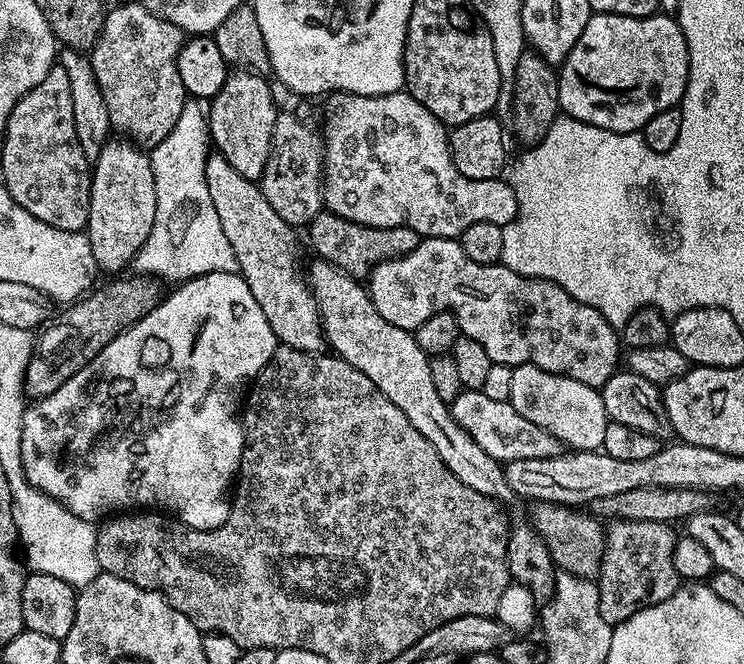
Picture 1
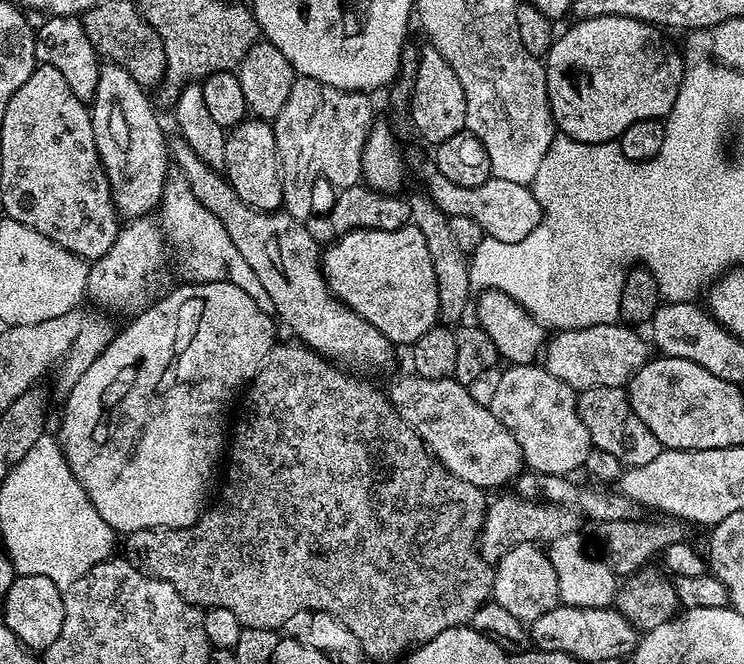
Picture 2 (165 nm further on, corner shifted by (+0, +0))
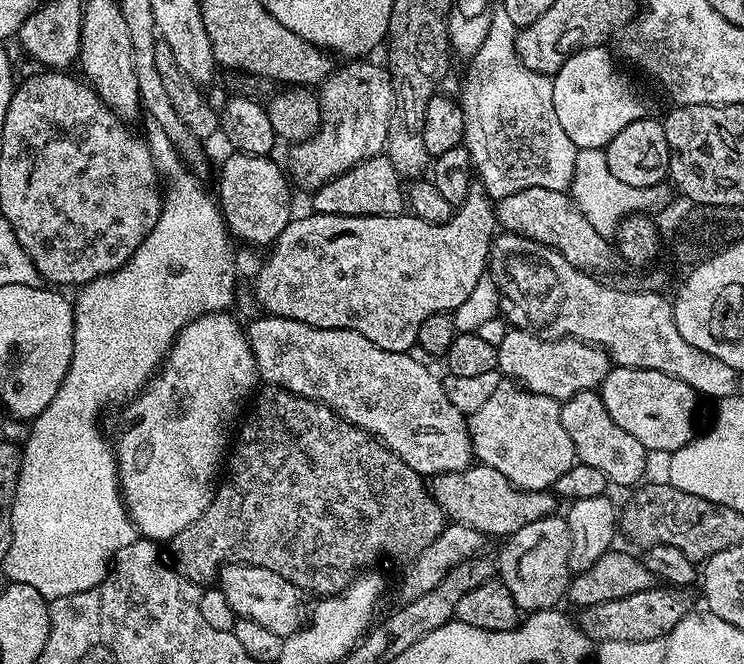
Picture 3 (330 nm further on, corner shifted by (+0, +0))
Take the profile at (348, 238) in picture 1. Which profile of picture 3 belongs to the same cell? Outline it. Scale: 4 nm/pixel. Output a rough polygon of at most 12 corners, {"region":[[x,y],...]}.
{"region":[[387,154],[311,196],[313,213],[399,216],[405,185]]}

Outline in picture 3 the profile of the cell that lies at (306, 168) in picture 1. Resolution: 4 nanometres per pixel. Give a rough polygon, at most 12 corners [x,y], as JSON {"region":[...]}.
{"region":[[360,58],[319,85],[320,128],[291,179],[321,188],[384,152],[396,95]]}

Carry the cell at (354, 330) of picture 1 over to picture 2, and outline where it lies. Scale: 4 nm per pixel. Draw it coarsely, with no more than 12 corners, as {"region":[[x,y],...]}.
{"region":[[178,134],[168,151],[279,323],[328,358],[394,345],[332,295],[303,220],[259,212]]}

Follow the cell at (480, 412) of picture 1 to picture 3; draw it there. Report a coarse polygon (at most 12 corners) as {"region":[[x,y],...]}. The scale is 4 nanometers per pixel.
{"region":[[260,314],[259,379],[325,404],[425,478],[473,463],[408,352]]}

